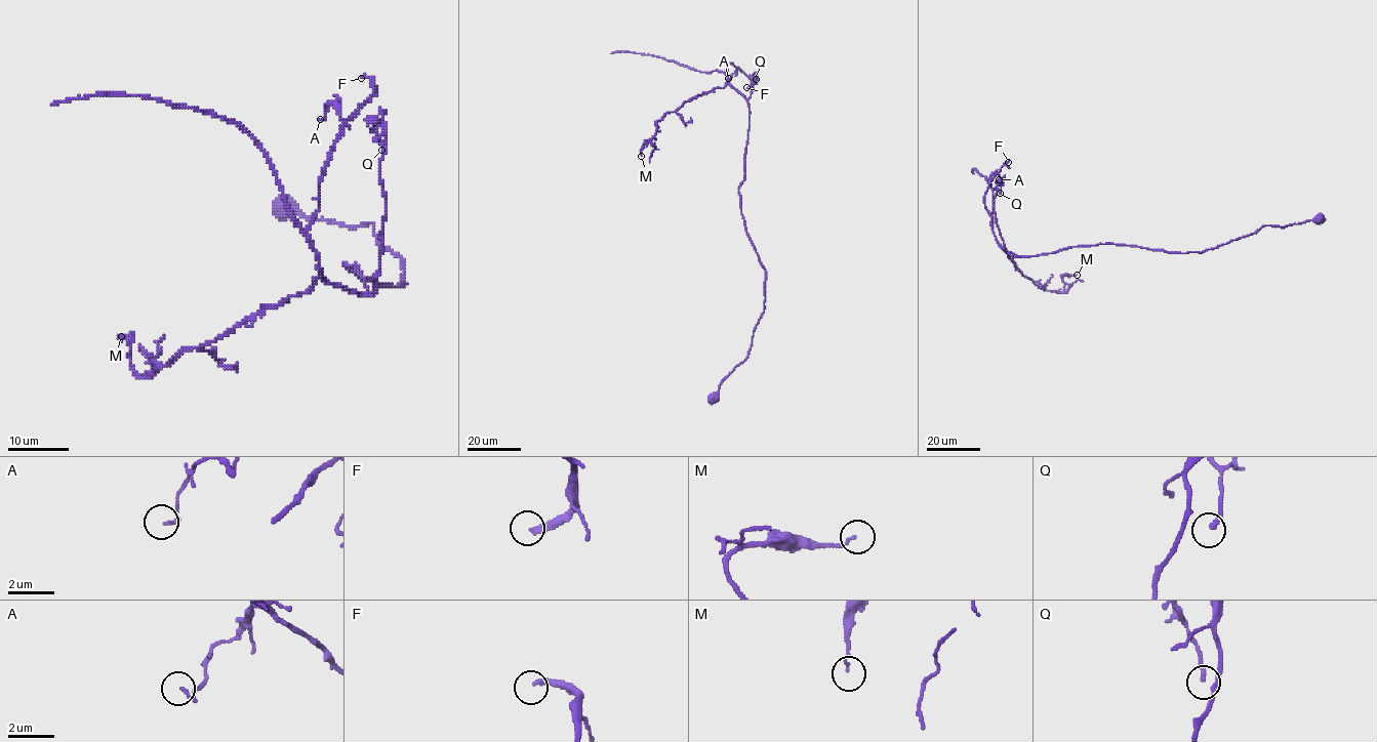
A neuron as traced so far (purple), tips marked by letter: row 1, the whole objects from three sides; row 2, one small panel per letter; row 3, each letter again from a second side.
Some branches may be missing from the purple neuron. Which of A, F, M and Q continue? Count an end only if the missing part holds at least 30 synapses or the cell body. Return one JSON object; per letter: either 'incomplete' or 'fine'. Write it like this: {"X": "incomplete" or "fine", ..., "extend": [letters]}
{"A": "fine", "F": "fine", "M": "fine", "Q": "fine", "extend": []}

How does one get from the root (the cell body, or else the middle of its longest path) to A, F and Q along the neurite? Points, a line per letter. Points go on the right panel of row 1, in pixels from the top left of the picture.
A: (1318, 218), (1263, 225), (1201, 252), (1100, 244), (1017, 256), (999, 243), (984, 204), (990, 175), (999, 179)
F: (1318, 218), (1263, 225), (1201, 252), (1100, 244), (1017, 256), (999, 243), (984, 204), (988, 183), (1008, 162)
Q: (1318, 218), (1263, 225), (1201, 252), (1100, 244), (1013, 257), (993, 206), (1002, 182), (1000, 193)

